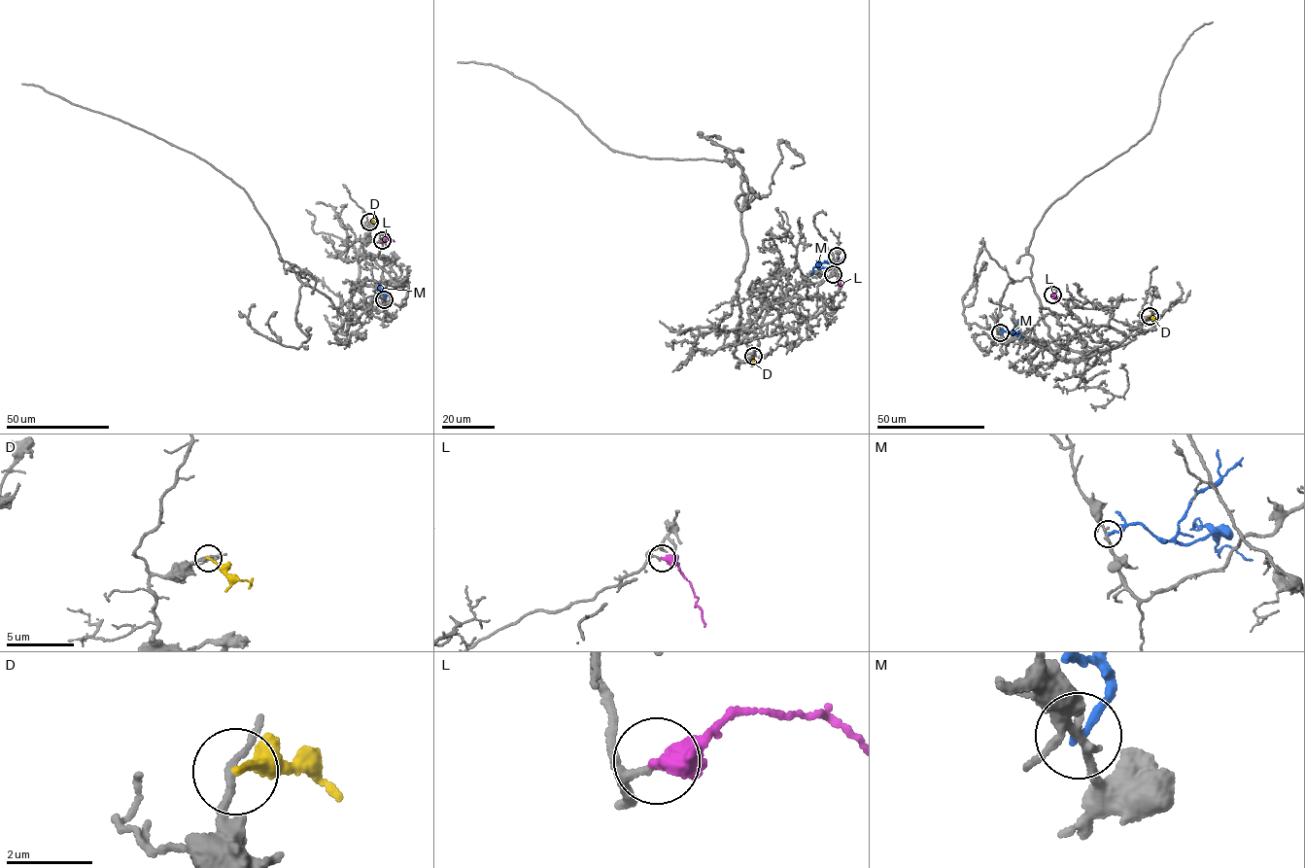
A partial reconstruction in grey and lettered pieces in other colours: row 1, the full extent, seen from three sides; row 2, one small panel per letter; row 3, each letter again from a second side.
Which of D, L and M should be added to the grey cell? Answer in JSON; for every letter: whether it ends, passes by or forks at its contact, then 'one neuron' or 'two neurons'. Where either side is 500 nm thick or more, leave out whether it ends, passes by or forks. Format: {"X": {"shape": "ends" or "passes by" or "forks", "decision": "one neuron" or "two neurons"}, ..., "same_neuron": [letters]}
{"D": {"shape": "ends", "decision": "two neurons"}, "L": {"decision": "two neurons"}, "M": {"shape": "ends", "decision": "two neurons"}, "same_neuron": []}

